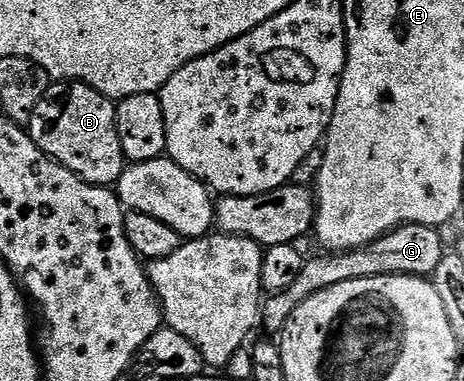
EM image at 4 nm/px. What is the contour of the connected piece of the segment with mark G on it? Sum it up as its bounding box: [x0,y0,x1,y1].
[262,225,446,334]

